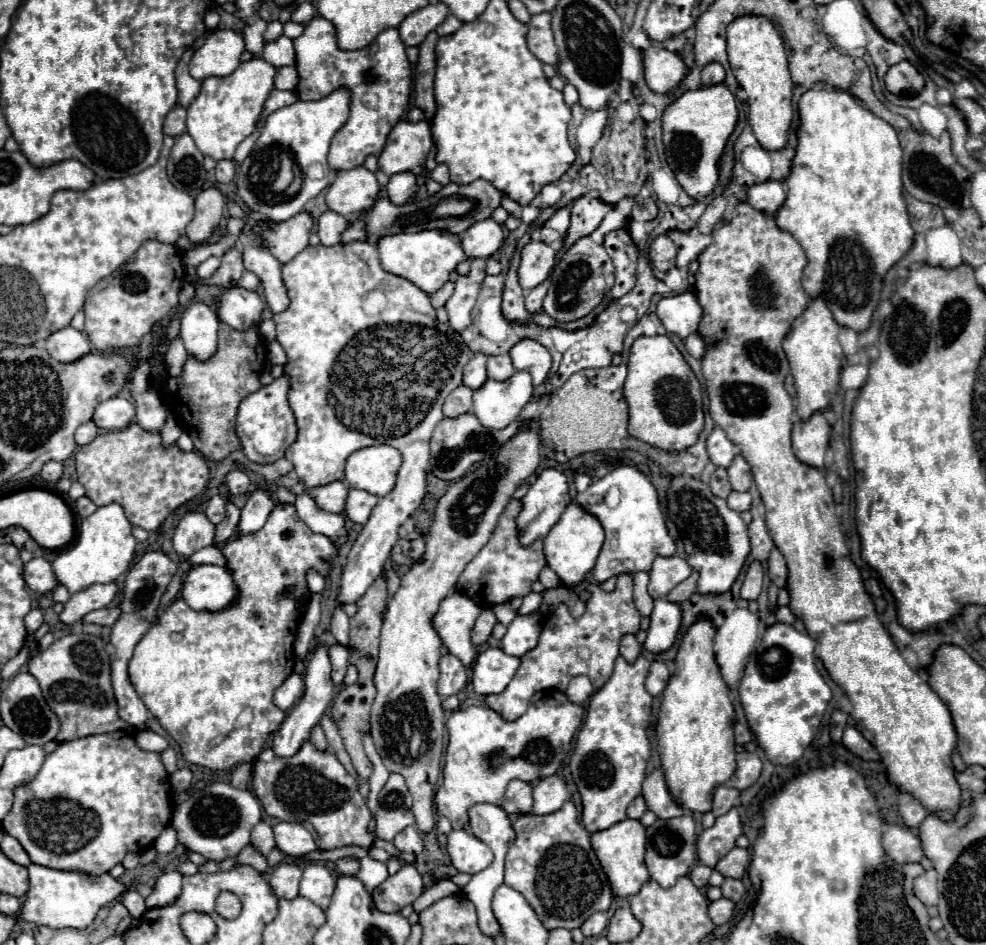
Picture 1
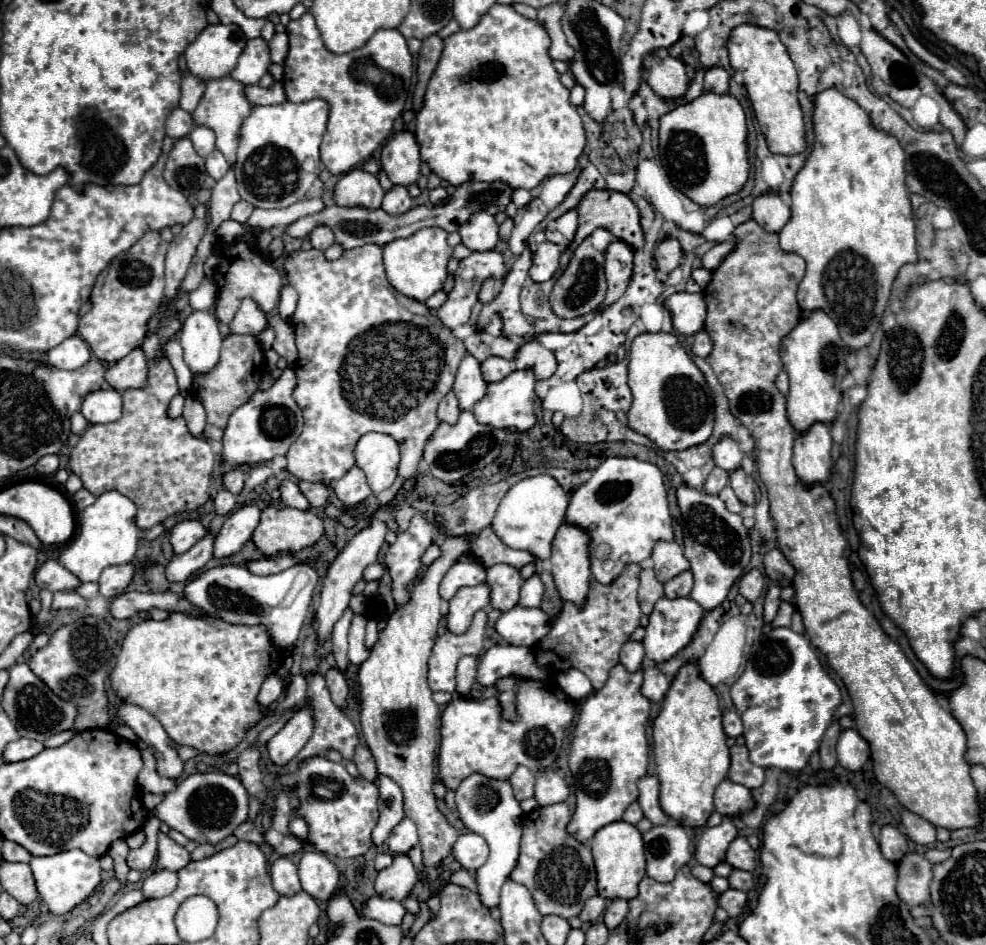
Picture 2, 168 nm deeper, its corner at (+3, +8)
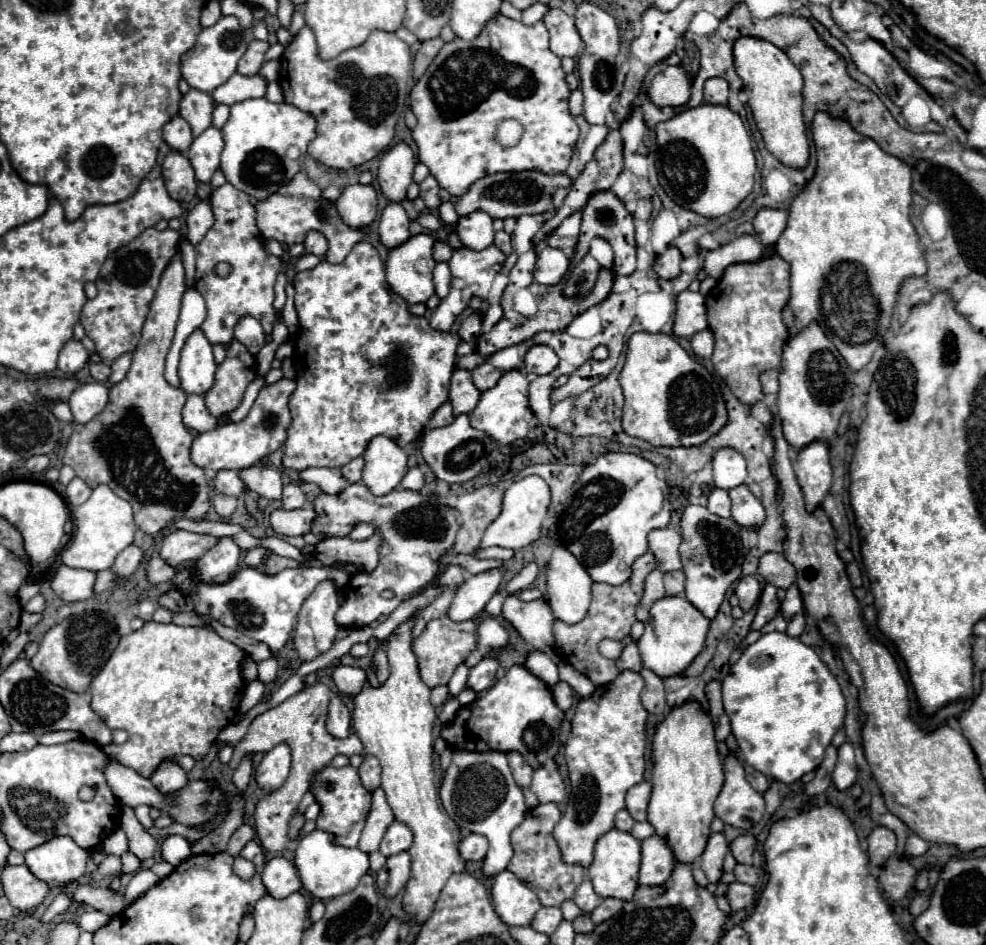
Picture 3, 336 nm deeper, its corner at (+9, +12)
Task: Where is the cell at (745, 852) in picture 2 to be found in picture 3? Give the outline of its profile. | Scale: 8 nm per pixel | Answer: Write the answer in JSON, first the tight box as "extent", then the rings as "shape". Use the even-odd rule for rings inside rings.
{"extent":[729,834,755,864],"shape":[[[743,834],[743,836],[735,838],[729,844],[729,848],[731,848],[731,852],[739,864],[753,864],[753,860],[751,860],[751,854],[755,850],[755,838],[753,836]]]}

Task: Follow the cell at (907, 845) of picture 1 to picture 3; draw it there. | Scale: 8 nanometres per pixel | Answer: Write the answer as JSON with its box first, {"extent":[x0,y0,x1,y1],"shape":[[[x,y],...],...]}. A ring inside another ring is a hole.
{"extent":[869,826,895,866],"shape":[[[877,826],[873,828],[873,832],[869,834],[869,860],[873,866],[881,866],[887,862],[887,858],[895,852],[895,834],[885,828],[885,826]]]}

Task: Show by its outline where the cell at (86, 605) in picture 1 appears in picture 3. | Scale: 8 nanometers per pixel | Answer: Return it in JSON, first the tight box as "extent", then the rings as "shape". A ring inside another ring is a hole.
{"extent":[111,544,143,580],"shape":[[[131,544],[131,546],[127,546],[127,548],[115,558],[115,562],[113,562],[113,566],[111,566],[111,572],[115,574],[117,580],[127,580],[127,578],[137,570],[141,558],[143,558],[141,548],[137,548],[135,544]]]}

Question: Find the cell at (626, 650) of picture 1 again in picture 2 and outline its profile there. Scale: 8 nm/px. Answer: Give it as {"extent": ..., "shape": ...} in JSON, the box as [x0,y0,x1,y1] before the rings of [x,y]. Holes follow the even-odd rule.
{"extent":[621,642,647,672],"shape":[[[625,642],[621,648],[621,664],[629,670],[629,672],[637,672],[641,670],[641,666],[647,662],[645,658],[645,650],[641,642]]]}

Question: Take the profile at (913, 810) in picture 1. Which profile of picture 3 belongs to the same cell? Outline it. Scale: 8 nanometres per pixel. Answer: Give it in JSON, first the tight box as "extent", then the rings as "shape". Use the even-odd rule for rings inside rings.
{"extent":[905,834,931,856],"shape":[[[909,834],[907,846],[905,846],[905,856],[919,856],[919,854],[925,854],[929,846],[931,846],[931,844],[929,844],[927,840],[923,840],[923,838],[915,836],[915,834]]]}

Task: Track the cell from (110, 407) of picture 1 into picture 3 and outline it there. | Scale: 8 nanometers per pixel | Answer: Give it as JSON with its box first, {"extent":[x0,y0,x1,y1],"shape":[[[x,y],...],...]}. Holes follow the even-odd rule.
{"extent":[69,382,109,424],"shape":[[[101,382],[81,384],[69,398],[73,420],[77,424],[85,424],[93,420],[107,406],[107,398],[109,398],[109,390]]]}

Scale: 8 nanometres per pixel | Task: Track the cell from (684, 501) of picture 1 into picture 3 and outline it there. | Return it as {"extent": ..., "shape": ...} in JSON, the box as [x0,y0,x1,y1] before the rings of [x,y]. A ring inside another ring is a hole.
{"extent":[679,504,745,620],"shape":[[[687,504],[681,516],[681,534],[683,542],[679,546],[679,554],[683,562],[683,572],[687,576],[685,596],[705,618],[711,620],[715,618],[727,588],[741,576],[745,550],[741,544],[739,526],[733,518],[721,518],[709,512],[707,506]]]}

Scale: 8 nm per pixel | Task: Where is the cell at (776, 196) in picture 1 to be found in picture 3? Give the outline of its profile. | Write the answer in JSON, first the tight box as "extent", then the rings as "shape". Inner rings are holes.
{"extent":[753,208,787,246],"shape":[[[761,208],[753,218],[753,226],[759,242],[763,242],[765,246],[771,246],[777,242],[777,238],[787,226],[787,212],[775,210],[775,208]]]}

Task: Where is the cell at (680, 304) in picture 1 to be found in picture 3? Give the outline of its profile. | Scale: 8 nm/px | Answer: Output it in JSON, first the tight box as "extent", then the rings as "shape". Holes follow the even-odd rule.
{"extent":[673,290,707,338],"shape":[[[683,290],[677,296],[677,314],[673,322],[675,336],[691,338],[695,332],[707,328],[707,314],[705,314],[705,298],[699,292]]]}

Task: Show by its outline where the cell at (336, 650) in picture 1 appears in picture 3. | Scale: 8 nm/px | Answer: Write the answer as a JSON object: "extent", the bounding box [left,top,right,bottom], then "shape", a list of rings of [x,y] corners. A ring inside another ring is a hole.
{"extent":[327,696,351,736],"shape":[[[333,696],[329,702],[329,718],[327,718],[327,730],[333,736],[347,736],[349,734],[349,726],[351,726],[351,712],[349,708],[343,704],[341,696]]]}

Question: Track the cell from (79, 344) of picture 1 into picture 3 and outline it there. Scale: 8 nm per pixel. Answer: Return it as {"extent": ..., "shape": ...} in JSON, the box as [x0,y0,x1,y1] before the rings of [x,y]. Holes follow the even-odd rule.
{"extent":[57,340,89,376],"shape":[[[69,340],[69,342],[61,348],[61,352],[59,352],[57,368],[59,368],[63,374],[73,376],[73,374],[77,374],[77,372],[85,366],[87,358],[89,358],[89,352],[85,350],[85,346],[83,346],[81,342],[77,342],[77,340]]]}

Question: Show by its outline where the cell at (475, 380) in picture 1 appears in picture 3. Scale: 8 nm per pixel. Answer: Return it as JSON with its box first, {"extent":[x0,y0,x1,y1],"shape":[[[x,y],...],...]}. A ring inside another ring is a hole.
{"extent":[449,368,481,416],"shape":[[[455,368],[451,376],[451,390],[449,390],[449,400],[453,404],[455,416],[469,414],[475,408],[475,404],[479,402],[479,396],[481,392],[473,384],[471,372],[463,368]]]}

